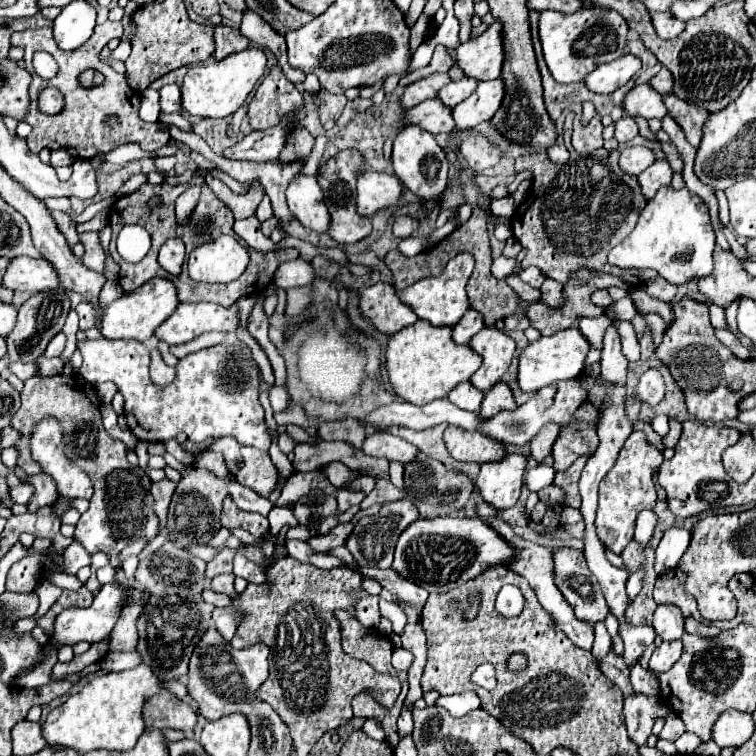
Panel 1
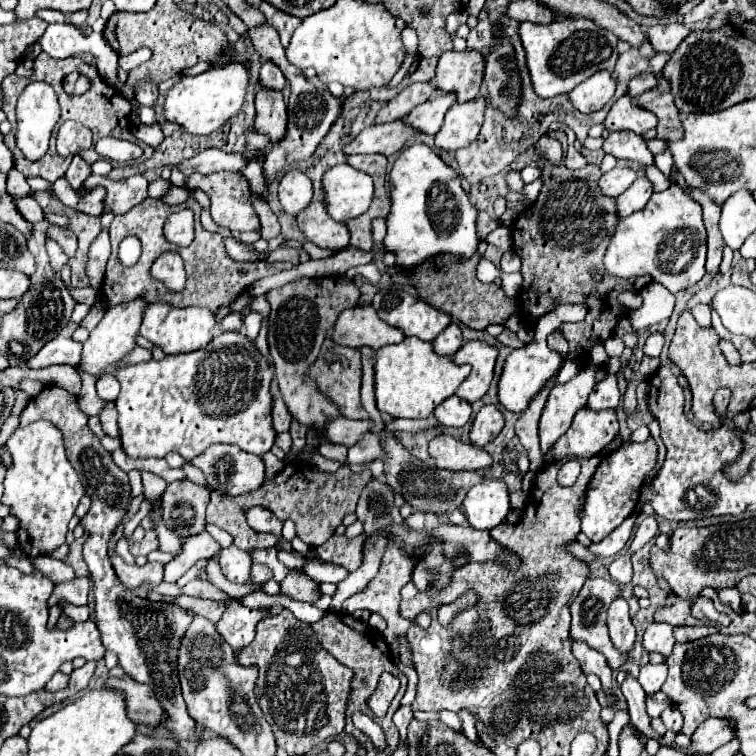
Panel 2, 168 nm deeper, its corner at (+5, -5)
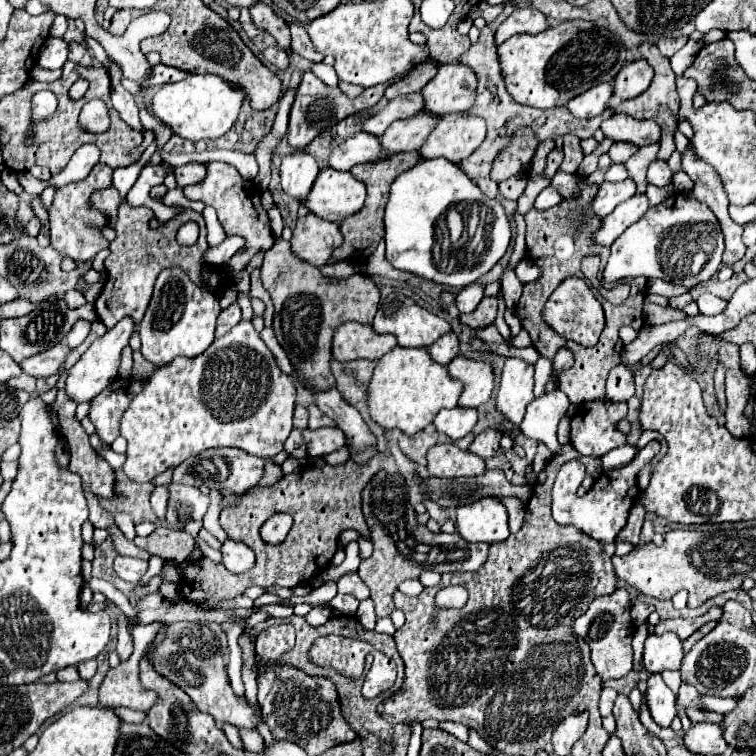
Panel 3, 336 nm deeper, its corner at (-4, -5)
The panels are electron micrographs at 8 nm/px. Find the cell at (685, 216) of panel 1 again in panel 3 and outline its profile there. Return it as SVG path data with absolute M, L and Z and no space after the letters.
M673 194L655 208L649 208L641 220L631 224L611 246L603 280L615 284L623 278L663 278L687 288L709 280L721 268L723 234L711 208L691 194Z

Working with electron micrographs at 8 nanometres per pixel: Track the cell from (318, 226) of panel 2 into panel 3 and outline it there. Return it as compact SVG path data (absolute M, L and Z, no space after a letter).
M305 214L297 218L291 238L291 252L299 260L321 268L329 260L333 248L337 248L339 244L339 224L321 220L315 214Z

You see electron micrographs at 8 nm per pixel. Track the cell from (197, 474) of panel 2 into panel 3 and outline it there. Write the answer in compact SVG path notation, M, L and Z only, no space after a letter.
M211 490L211 506L209 506L209 512L203 518L203 528L209 534L213 534L219 542L225 542L227 540L227 534L219 526L219 512L221 512L219 504L221 504L221 494L217 490Z

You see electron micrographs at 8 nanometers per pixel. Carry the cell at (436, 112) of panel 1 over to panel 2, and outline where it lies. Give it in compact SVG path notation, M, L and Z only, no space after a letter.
M404 120L388 122L388 124L374 124L366 130L362 130L348 146L344 146L344 152L350 154L384 154L392 156L400 152L406 142L416 136L416 128L408 128Z

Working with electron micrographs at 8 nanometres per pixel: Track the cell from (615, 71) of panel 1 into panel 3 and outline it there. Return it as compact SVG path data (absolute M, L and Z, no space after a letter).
M609 82L593 86L589 92L583 92L581 96L567 102L567 108L577 118L595 118L603 114L607 108L607 100L613 94L613 86Z

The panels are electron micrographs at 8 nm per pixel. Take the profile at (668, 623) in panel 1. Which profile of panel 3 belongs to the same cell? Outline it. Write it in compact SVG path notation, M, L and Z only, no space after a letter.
M673 632L663 636L649 636L645 642L643 664L649 674L661 674L665 670L679 670L683 660L681 640Z

